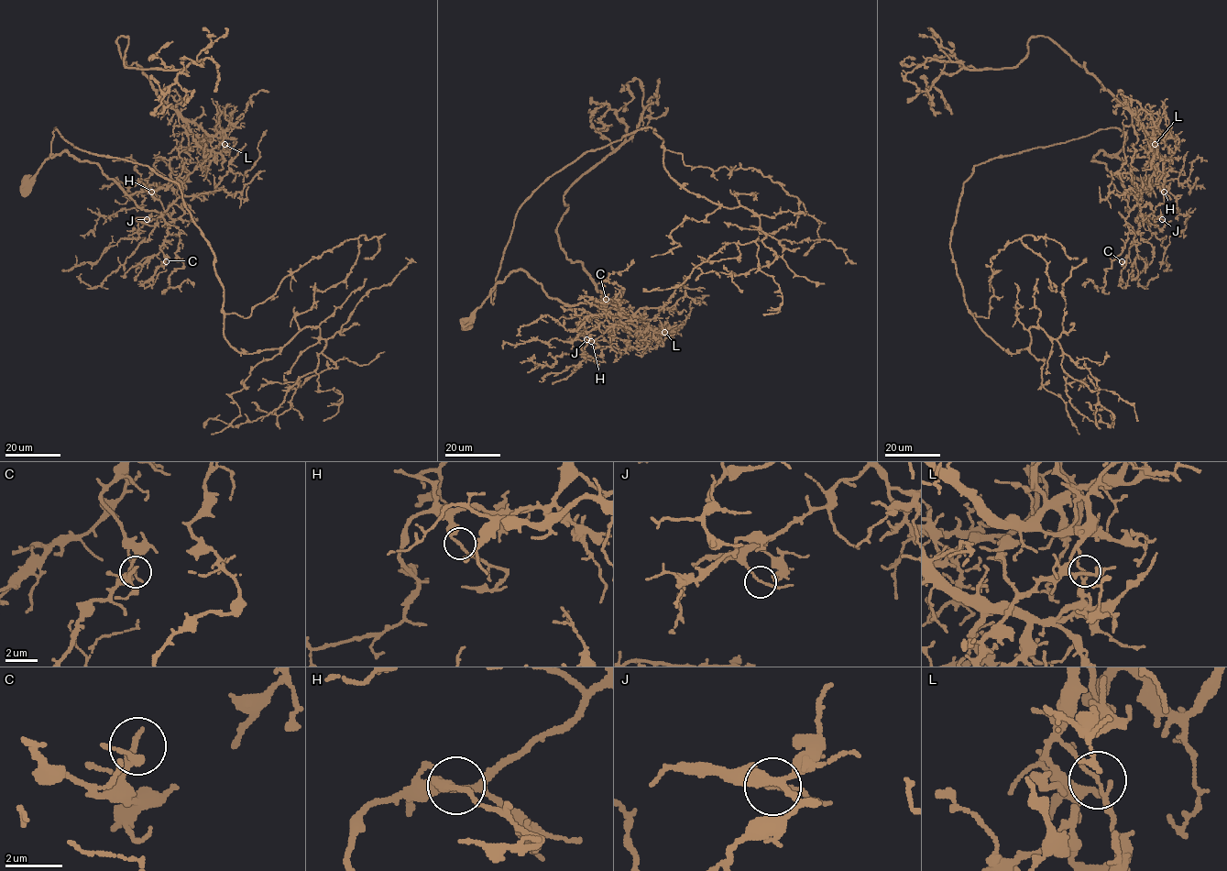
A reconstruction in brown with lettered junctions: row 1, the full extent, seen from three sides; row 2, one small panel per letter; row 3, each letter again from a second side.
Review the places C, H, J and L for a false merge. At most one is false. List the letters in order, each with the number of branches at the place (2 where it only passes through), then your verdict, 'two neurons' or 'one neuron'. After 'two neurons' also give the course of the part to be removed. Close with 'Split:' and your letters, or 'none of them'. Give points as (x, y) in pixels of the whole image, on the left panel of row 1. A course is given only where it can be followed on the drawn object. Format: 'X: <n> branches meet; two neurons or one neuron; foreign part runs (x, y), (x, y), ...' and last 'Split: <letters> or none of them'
C: 2 branches meet; one neuron
H: 2 branches meet; one neuron
J: 2 branches meet; one neuron
L: 2 branches meet; two neurons; foreign part runs (224, 144), (217, 152), (198, 143), (116, 39), (128, 38), (127, 67), (213, 60), (213, 92)
Split: L

